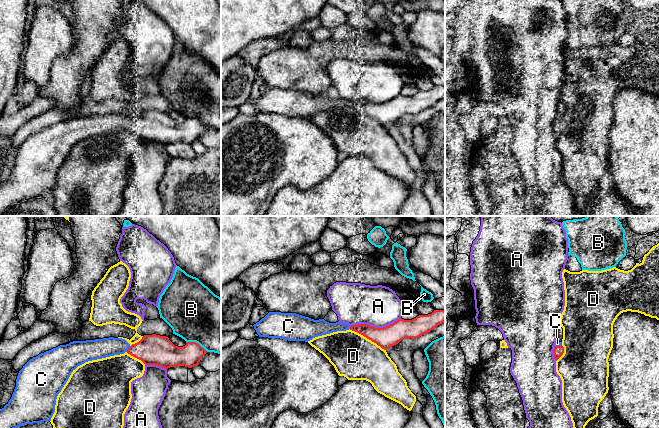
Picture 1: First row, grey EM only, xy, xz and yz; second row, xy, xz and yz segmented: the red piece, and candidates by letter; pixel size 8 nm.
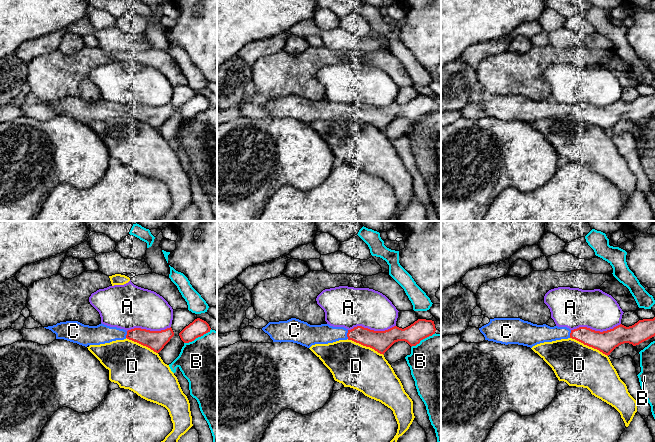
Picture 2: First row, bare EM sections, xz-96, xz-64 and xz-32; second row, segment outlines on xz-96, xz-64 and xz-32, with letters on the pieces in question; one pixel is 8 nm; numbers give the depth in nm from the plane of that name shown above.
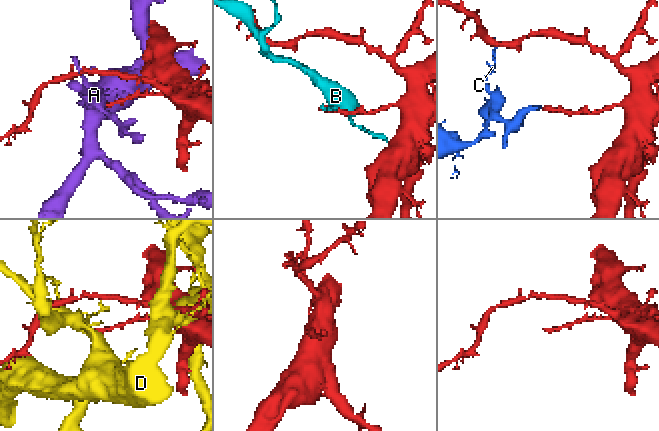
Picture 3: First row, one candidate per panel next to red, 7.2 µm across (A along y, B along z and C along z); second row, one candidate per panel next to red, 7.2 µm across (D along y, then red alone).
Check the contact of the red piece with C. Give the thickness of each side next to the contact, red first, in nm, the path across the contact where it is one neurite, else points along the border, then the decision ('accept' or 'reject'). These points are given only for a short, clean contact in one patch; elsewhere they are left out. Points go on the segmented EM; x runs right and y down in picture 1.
240/160 nm | accept

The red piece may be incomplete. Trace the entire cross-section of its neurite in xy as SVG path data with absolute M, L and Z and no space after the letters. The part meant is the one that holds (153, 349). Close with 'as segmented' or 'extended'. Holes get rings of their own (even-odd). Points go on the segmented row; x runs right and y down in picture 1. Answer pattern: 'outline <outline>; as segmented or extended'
outline M156 334L144 335L142 339L130 345L122 338L103 338L86 341L73 341L60 345L30 359L19 371L16 387L9 402L0 409L0 428L18 428L25 424L51 421L55 412L56 399L68 381L71 373L85 362L102 359L127 352L141 360L145 365L157 365L168 369L199 365L207 351L196 342L186 342L183 347L175 346L168 337Z; extended

